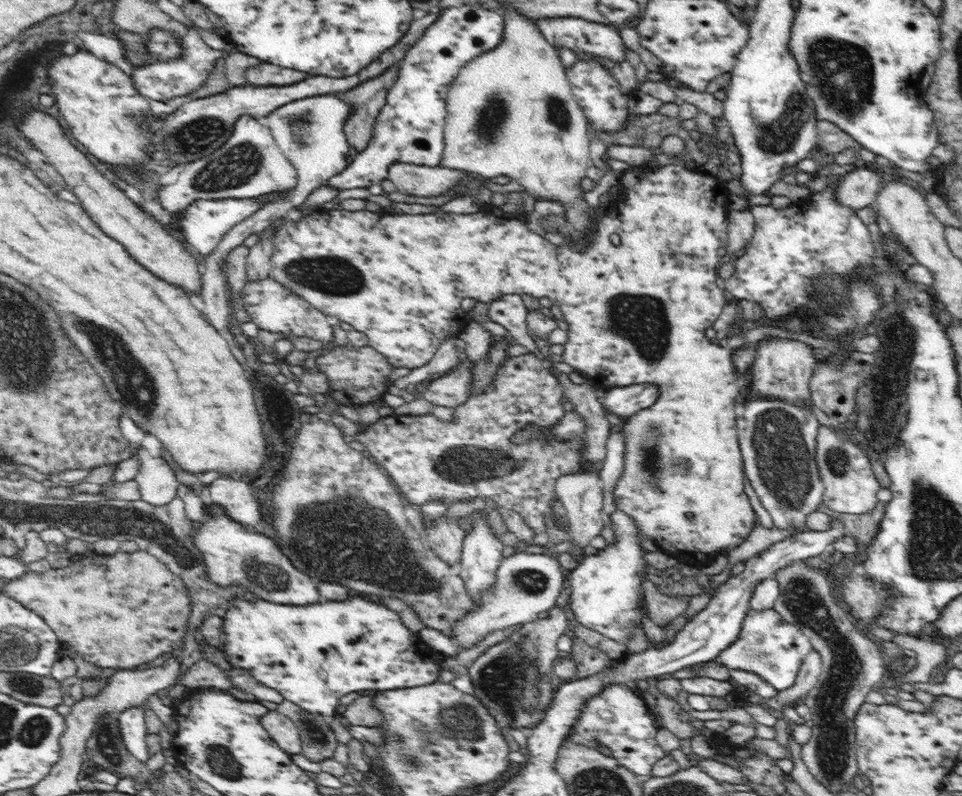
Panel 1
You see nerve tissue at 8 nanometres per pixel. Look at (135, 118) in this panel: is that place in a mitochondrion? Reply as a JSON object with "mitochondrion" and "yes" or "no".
{"mitochondrion":"yes"}

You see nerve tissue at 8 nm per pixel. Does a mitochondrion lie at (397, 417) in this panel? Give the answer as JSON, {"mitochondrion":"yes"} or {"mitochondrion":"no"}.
{"mitochondrion":"no"}

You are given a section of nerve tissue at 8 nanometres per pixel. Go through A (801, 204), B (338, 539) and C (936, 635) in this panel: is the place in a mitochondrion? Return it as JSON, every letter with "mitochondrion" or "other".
{"A":"other","B":"mitochondrion","C":"other"}

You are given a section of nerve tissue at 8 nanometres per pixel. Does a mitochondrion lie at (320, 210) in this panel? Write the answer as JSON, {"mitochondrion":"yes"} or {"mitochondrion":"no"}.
{"mitochondrion":"no"}

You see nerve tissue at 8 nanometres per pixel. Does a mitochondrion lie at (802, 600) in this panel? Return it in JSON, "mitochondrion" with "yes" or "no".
{"mitochondrion":"yes"}

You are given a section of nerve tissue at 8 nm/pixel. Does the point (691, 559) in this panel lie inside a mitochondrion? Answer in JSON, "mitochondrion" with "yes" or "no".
{"mitochondrion":"no"}

